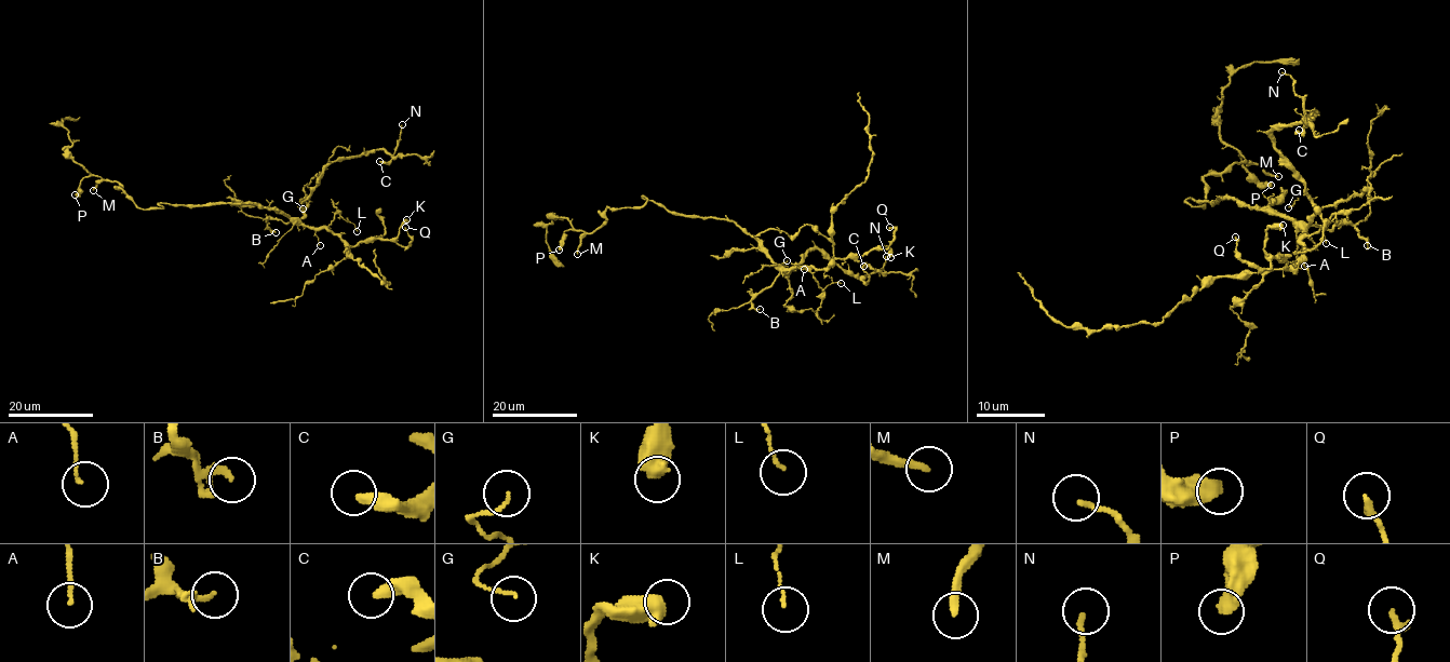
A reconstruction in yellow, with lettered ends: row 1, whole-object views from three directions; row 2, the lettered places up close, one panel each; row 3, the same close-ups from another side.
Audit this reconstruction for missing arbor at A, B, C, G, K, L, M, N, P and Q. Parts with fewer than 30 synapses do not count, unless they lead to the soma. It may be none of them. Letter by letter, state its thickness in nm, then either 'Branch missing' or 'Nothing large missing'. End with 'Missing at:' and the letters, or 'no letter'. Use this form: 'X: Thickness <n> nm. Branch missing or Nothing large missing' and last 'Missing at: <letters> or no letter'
A: Thickness 120 nm. Nothing large missing
B: Thickness 120 nm. Nothing large missing
C: Thickness 380 nm. Nothing large missing
G: Thickness 90 nm. Nothing large missing
K: Thickness 650 nm. Nothing large missing
L: Thickness 100 nm. Nothing large missing
M: Thickness 280 nm. Branch missing
N: Thickness 160 nm. Nothing large missing
P: Thickness 500 nm. Nothing large missing
Q: Thickness 240 nm. Nothing large missing
Missing at: M

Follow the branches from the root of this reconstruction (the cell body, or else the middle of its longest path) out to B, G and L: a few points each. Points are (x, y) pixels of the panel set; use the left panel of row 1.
B: (259, 203), (295, 219), (286, 223), (269, 219), (268, 226), (276, 232)
G: (259, 203), (298, 218), (303, 215), (300, 204), (304, 201), (297, 205), (303, 208)
L: (259, 203), (278, 208), (316, 228), (326, 227), (338, 213), (357, 231)

